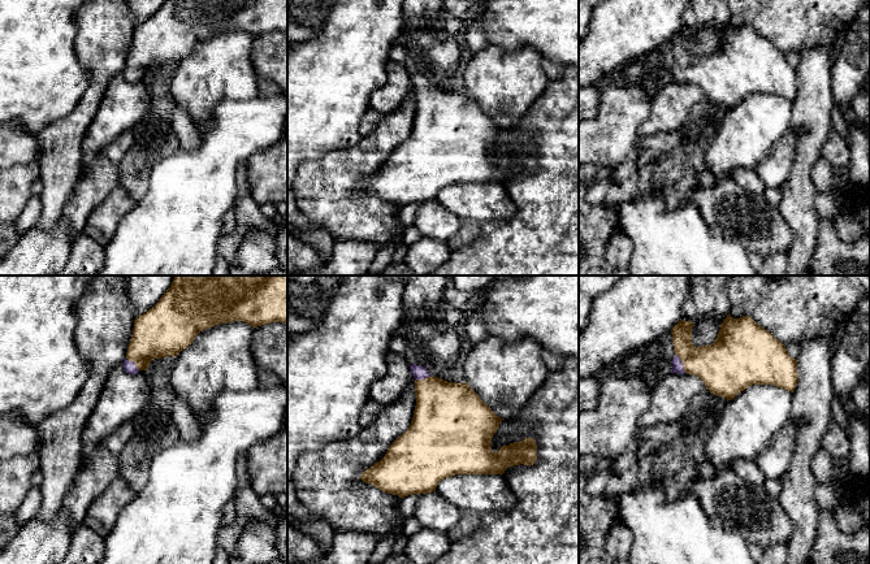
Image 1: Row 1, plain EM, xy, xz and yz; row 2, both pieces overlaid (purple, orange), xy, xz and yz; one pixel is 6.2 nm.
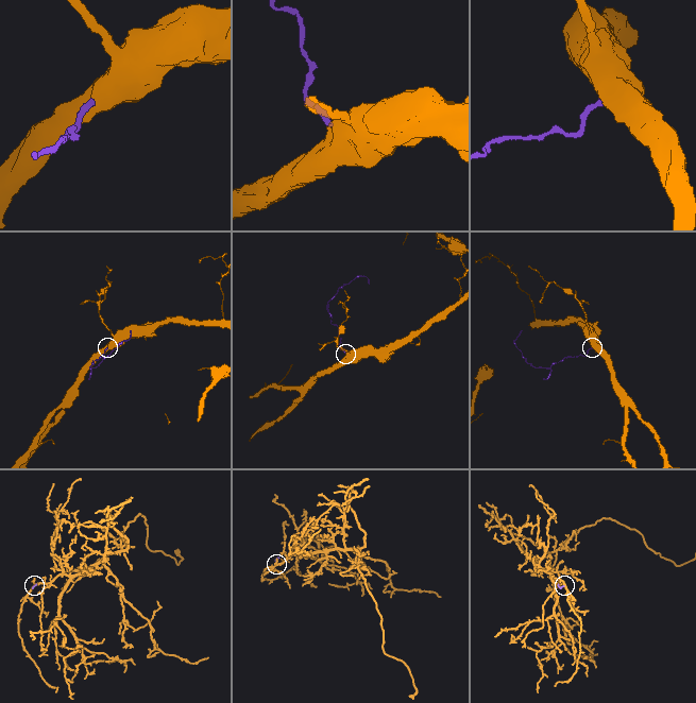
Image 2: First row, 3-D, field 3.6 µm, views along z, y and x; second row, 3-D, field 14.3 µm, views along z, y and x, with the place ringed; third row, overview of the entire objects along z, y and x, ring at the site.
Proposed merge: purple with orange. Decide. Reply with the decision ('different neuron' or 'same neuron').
same neuron

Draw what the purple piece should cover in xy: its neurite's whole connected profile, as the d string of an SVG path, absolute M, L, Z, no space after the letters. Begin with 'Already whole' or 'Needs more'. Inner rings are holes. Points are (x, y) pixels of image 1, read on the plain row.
Needs more. M166 0L152 17L134 29L122 75L126 82L137 83L146 79L153 68L176 66L202 39L233 30L243 30L252 36L287 32L287 0Z

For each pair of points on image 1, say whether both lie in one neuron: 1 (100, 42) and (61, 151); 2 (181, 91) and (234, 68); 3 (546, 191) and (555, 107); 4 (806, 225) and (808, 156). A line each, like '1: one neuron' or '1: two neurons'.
1: one neuron
2: one neuron
3: one neuron
4: one neuron

